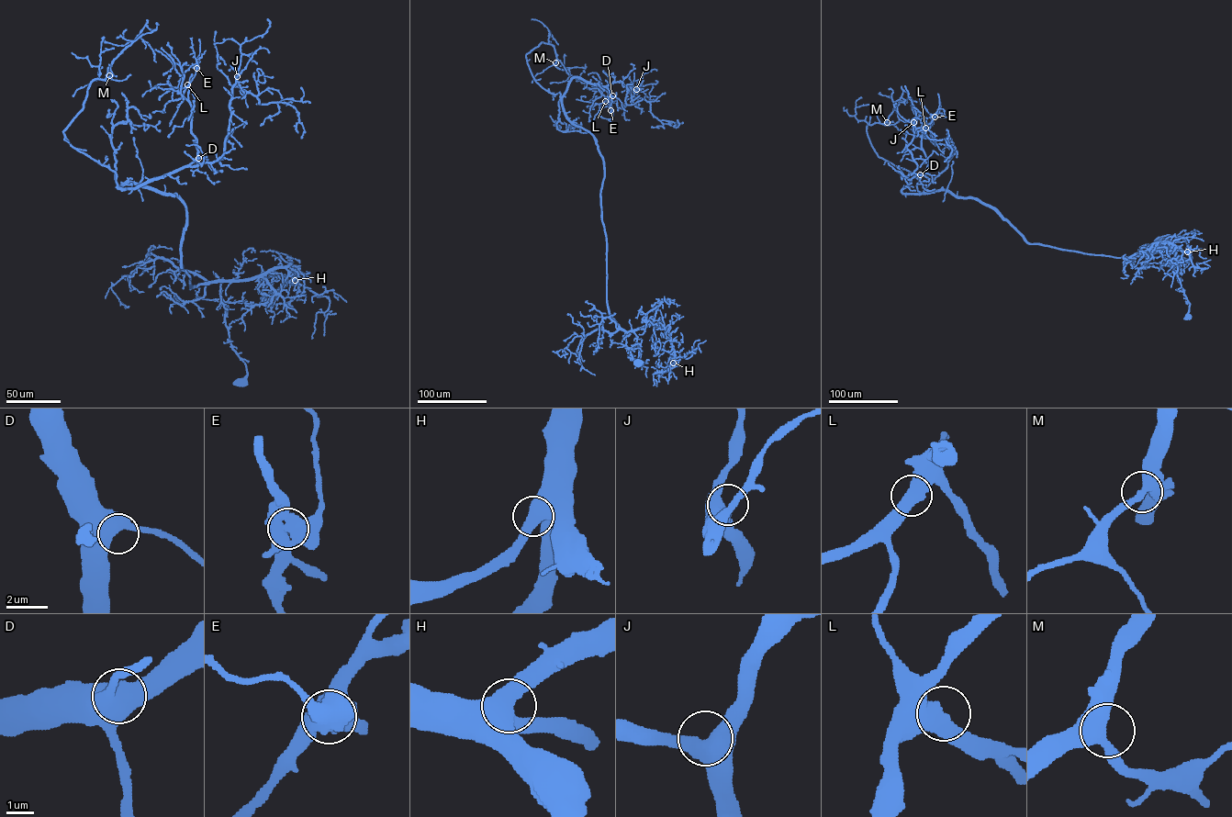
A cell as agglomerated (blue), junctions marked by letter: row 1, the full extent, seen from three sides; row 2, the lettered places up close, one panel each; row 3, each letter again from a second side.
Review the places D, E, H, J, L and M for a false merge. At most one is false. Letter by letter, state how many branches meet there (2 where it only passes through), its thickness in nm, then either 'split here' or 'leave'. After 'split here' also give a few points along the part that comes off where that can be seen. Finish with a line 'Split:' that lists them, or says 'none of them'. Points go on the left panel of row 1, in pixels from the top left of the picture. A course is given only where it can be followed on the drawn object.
D: 2 | 600 nm | leave
E: 5 | 650 nm | split here | (196, 68), (197, 63), (192, 64), (184, 72), (177, 86)
H: 3 | 500 nm | leave
J: 3 | 480 nm | leave
L: 2 | 550 nm | leave
M: 3 | 440 nm | leave
Split: E

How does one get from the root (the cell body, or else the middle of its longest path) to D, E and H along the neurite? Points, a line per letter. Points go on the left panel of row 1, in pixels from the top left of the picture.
D: (240, 383), (246, 366), (230, 342), (221, 281), (190, 288), (182, 268), (185, 206), (120, 187), (198, 158)
E: (240, 383), (221, 281), (190, 288), (182, 268), (185, 206), (120, 187), (196, 158), (196, 68)
H: (240, 383), (246, 366), (230, 342), (220, 283), (249, 279), (287, 265), (296, 271), (295, 280)

